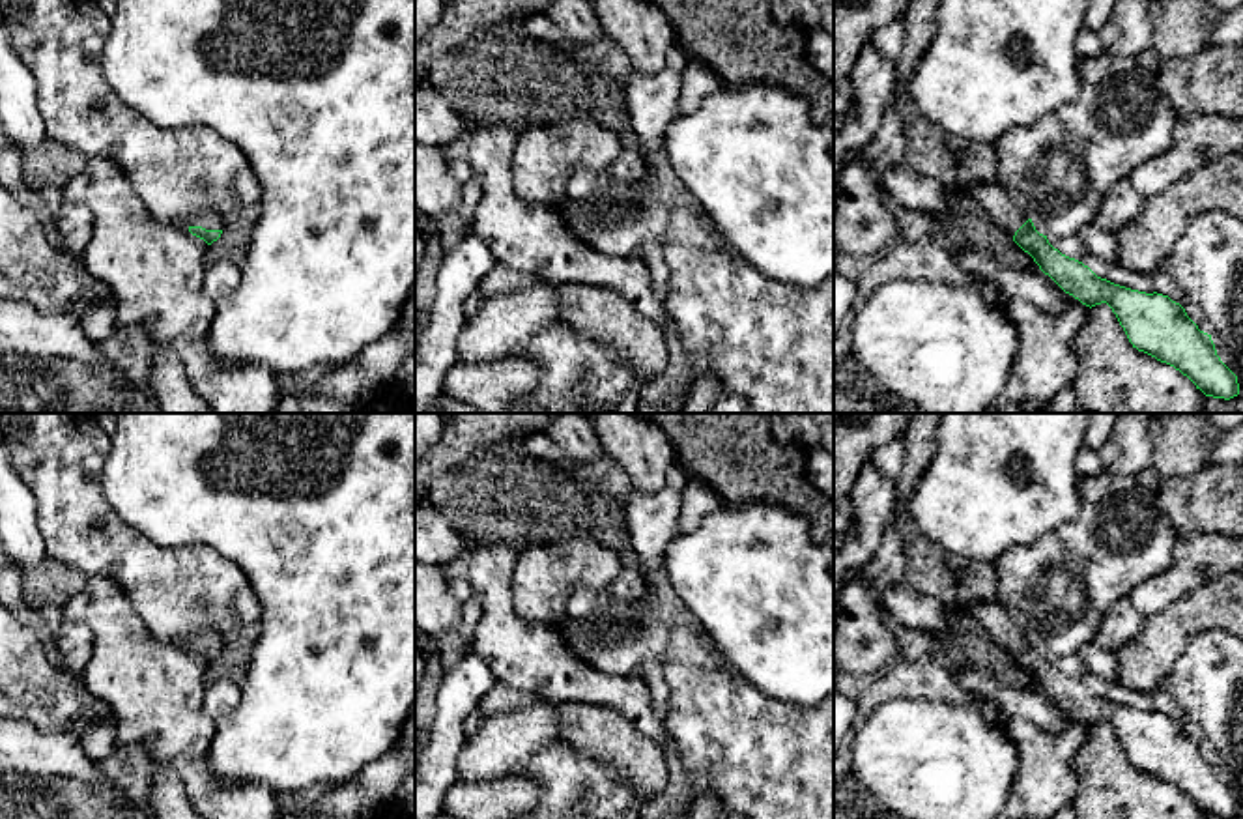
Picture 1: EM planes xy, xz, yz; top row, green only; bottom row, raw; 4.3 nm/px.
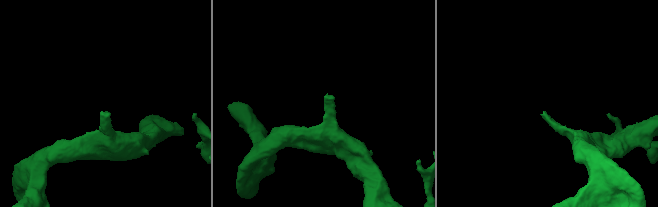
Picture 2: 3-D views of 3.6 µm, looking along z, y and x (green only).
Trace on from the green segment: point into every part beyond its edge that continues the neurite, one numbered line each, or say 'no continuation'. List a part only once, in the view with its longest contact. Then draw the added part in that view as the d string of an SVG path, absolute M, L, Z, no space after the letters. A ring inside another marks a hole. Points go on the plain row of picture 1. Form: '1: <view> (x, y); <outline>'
1: xy (210, 638); M206 628L187 639L189 645L202 645L206 649L224 649L226 641L228 638L215 628Z

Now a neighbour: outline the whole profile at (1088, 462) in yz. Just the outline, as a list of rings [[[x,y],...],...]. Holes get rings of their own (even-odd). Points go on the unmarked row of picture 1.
[[[1082,447],[1077,456],[1077,469],[1080,477],[1099,473],[1103,469],[1099,451]]]

